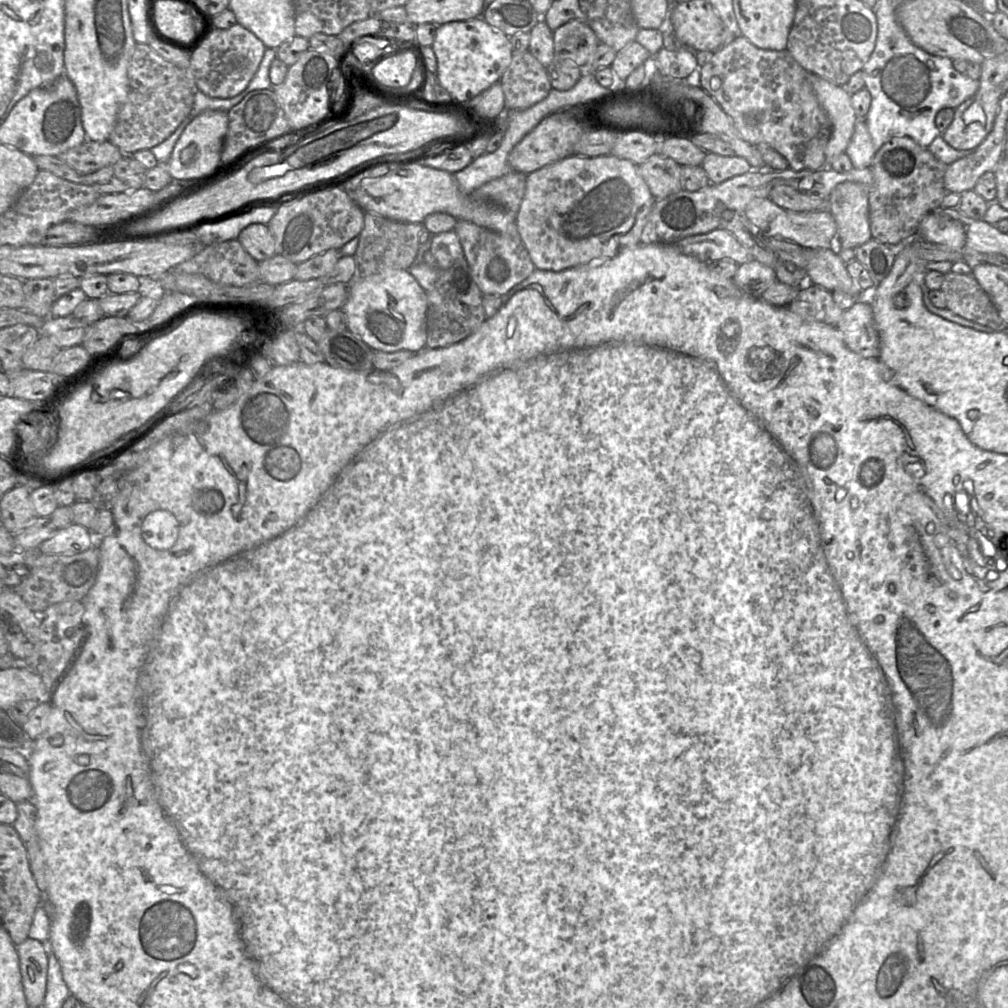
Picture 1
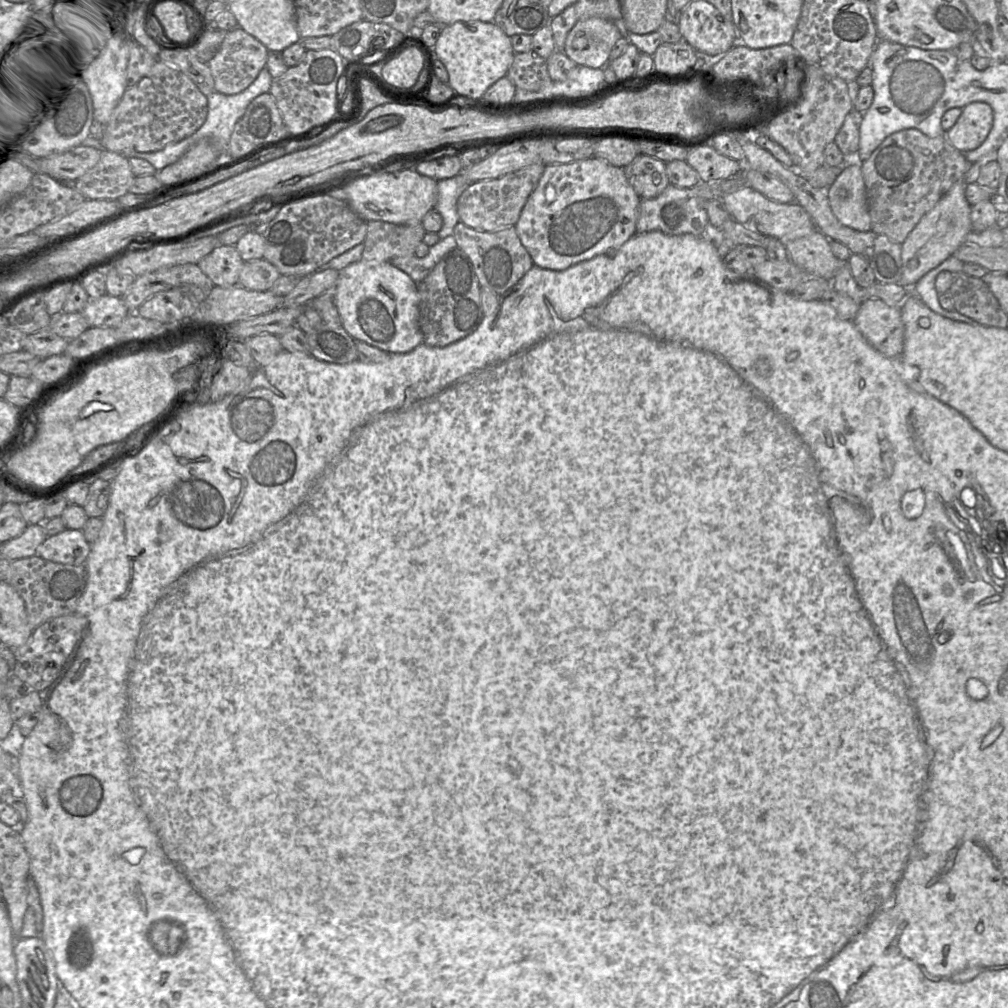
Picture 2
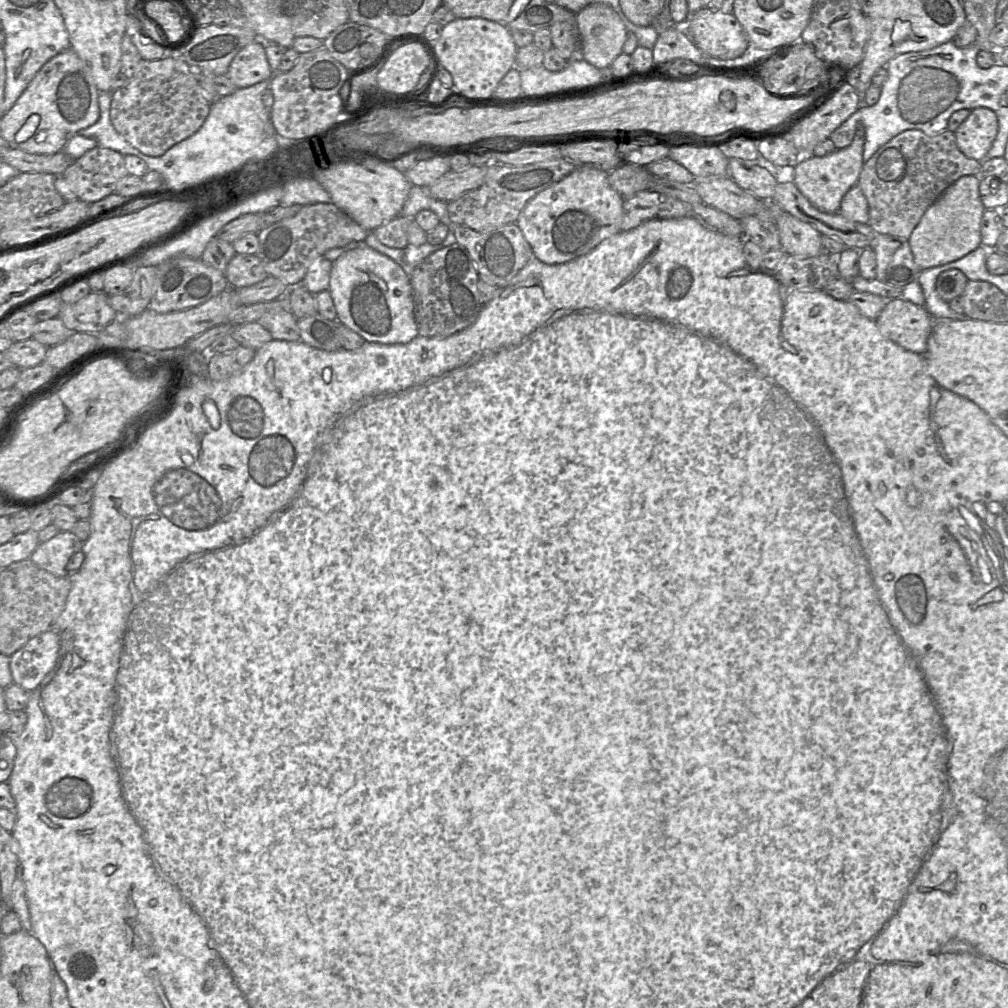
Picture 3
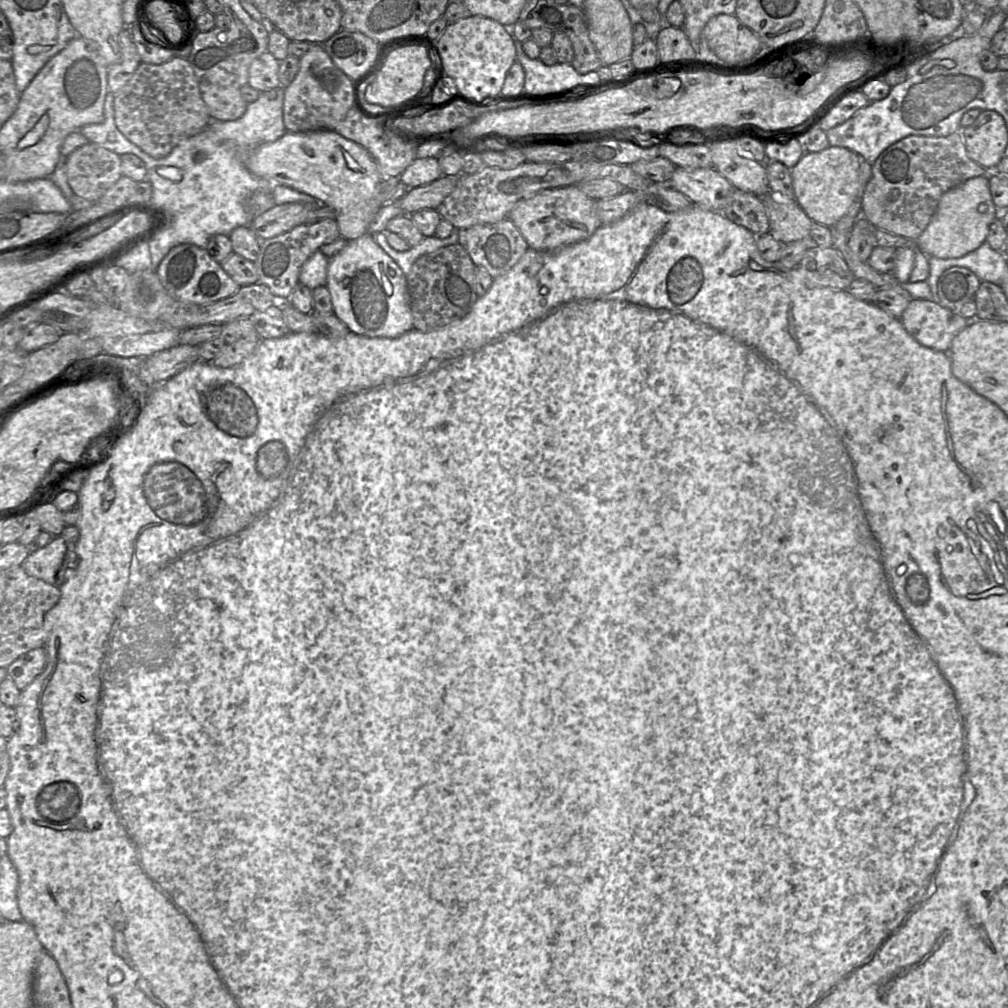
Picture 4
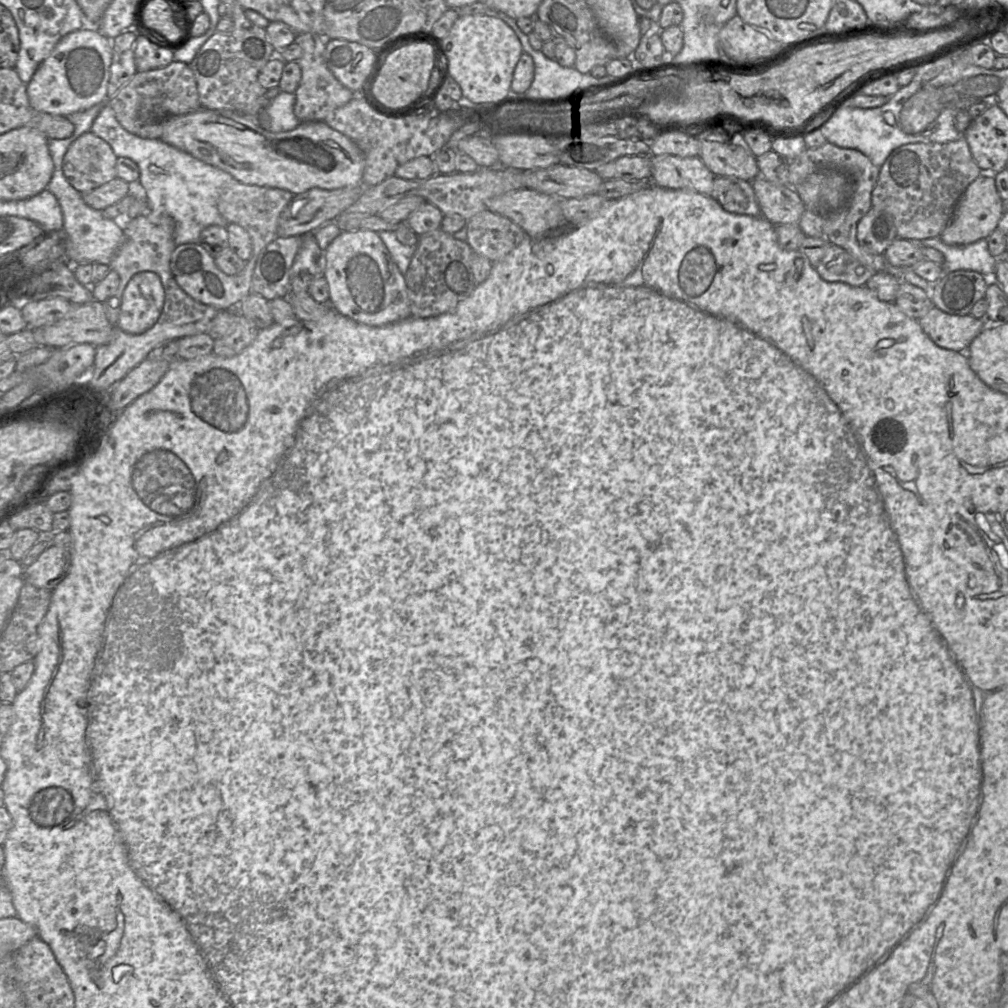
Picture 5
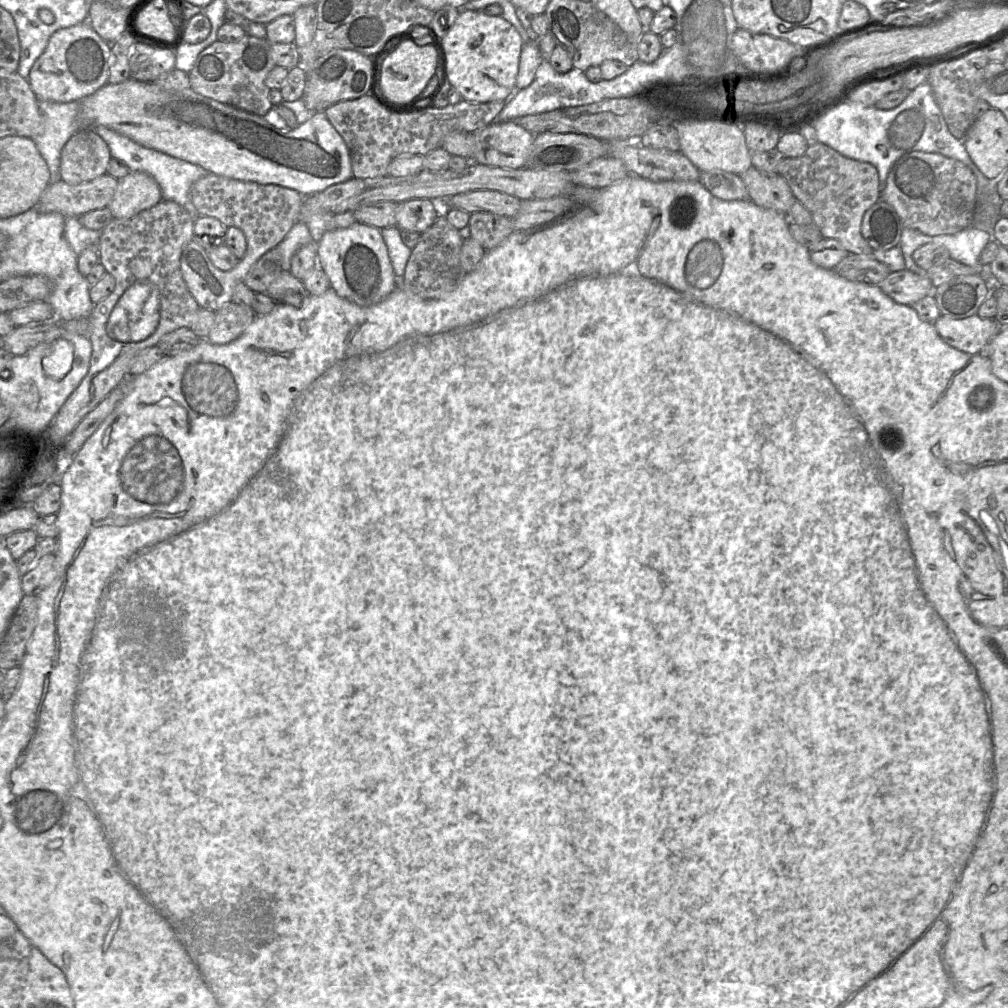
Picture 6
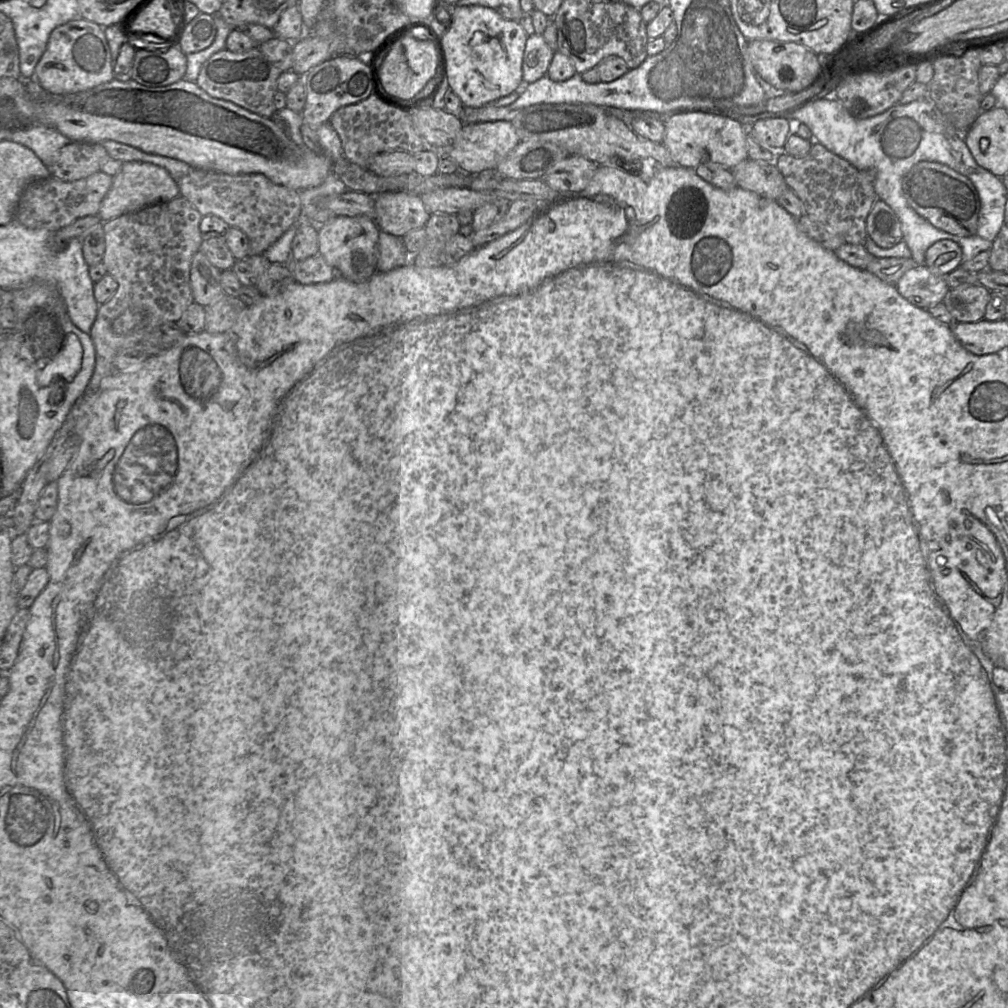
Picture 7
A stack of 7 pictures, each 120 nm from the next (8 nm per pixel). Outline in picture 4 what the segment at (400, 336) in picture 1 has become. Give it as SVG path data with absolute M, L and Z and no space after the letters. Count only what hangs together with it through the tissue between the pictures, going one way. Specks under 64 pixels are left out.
M366 233L349 240L346 246L329 258L326 287L331 295L334 314L348 327L349 331L367 337L397 338L413 329L410 309L410 294L407 279L396 262Z

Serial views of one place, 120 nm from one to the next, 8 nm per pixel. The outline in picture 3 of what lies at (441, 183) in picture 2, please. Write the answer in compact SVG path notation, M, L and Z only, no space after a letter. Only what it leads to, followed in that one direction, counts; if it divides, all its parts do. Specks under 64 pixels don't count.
M411 186L400 215L414 218L420 211L430 210L437 215L442 224L448 226L449 230L454 230L455 226L460 224L454 224L449 219L447 204L448 202L433 198L430 194L429 187Z

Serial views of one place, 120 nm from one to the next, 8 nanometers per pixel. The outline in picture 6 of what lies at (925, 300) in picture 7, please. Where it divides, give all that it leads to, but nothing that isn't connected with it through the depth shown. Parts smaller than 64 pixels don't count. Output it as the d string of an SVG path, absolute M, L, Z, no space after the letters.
M908 269L891 272L877 286L898 304L909 306L934 295L935 289L928 274L919 275Z

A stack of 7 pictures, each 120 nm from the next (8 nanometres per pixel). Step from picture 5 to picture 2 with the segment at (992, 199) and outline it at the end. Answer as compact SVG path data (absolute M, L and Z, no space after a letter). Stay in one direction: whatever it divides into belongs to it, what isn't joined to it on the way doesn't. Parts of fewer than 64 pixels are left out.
M958 180L938 203L927 212L902 243L902 277L899 284L915 286L930 270L940 265L966 242L972 230L971 205L966 199L967 183Z

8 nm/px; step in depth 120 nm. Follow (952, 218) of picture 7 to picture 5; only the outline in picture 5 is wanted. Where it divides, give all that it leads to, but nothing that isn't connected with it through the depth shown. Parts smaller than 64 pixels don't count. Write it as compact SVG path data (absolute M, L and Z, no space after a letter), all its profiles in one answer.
M964 137L947 143L905 144L894 149L880 167L872 207L892 216L898 238L939 237L950 223L960 197L981 173Z

